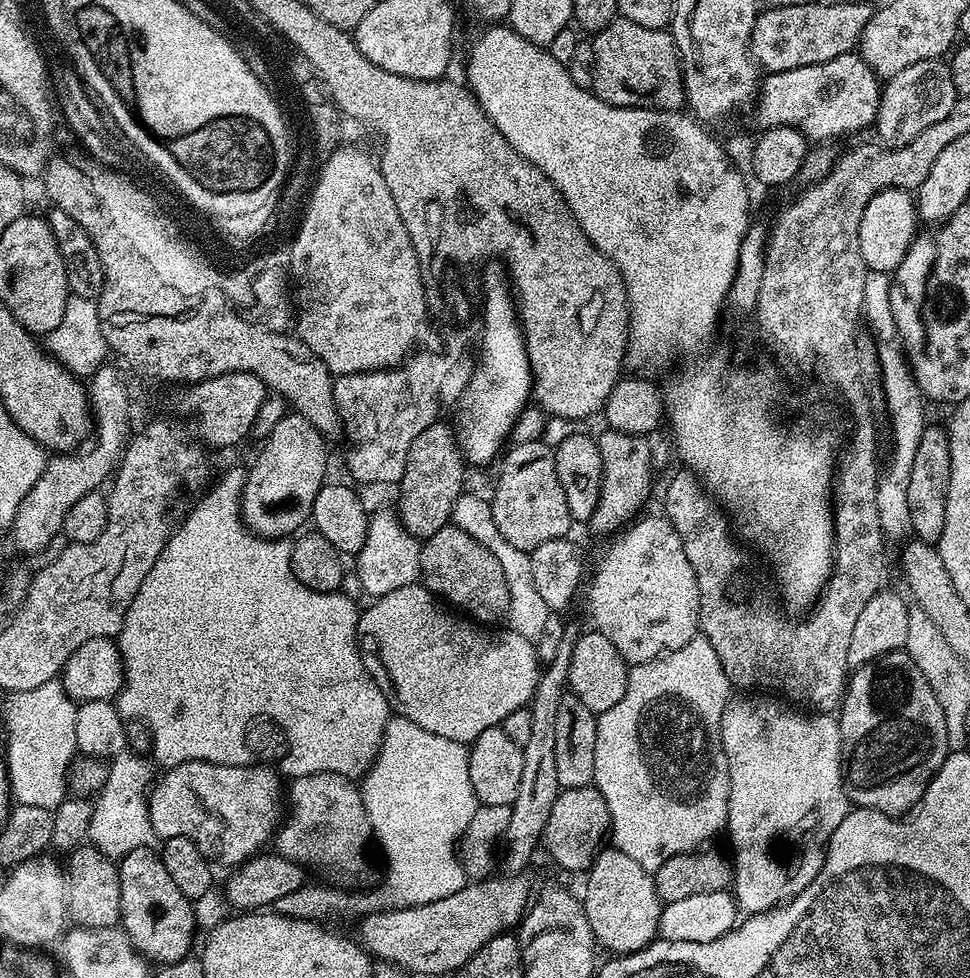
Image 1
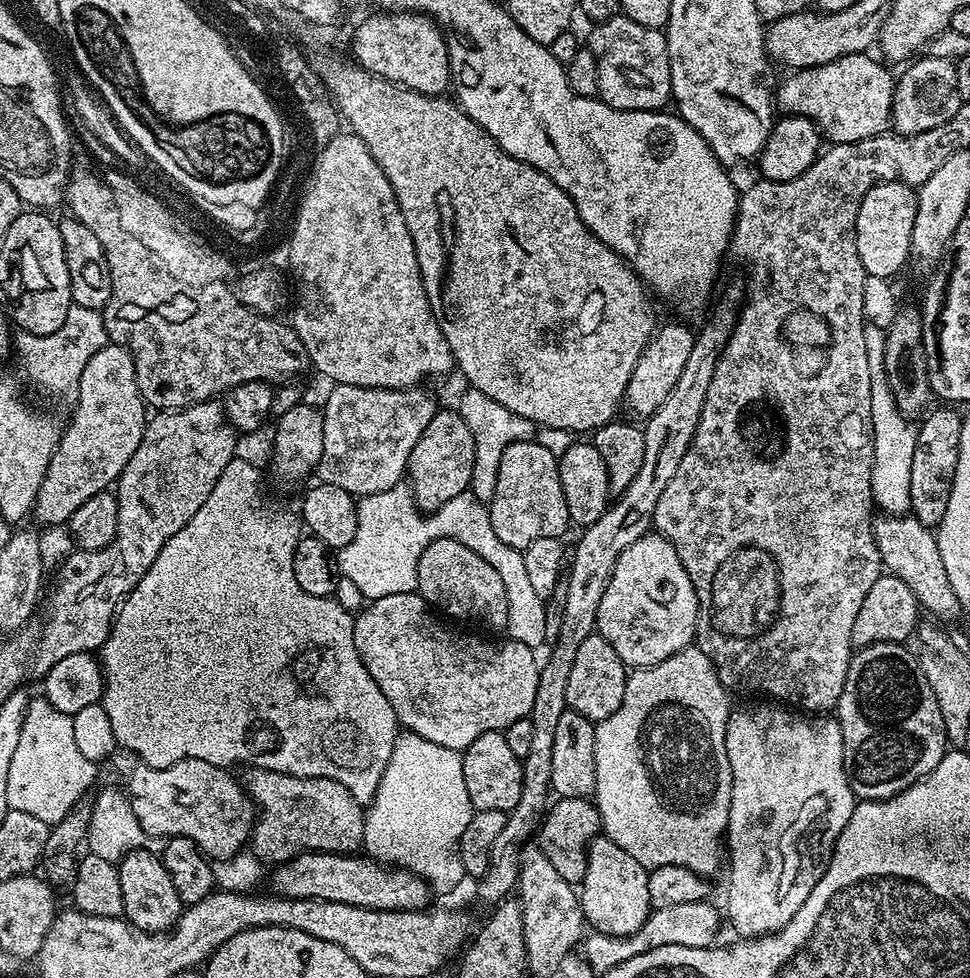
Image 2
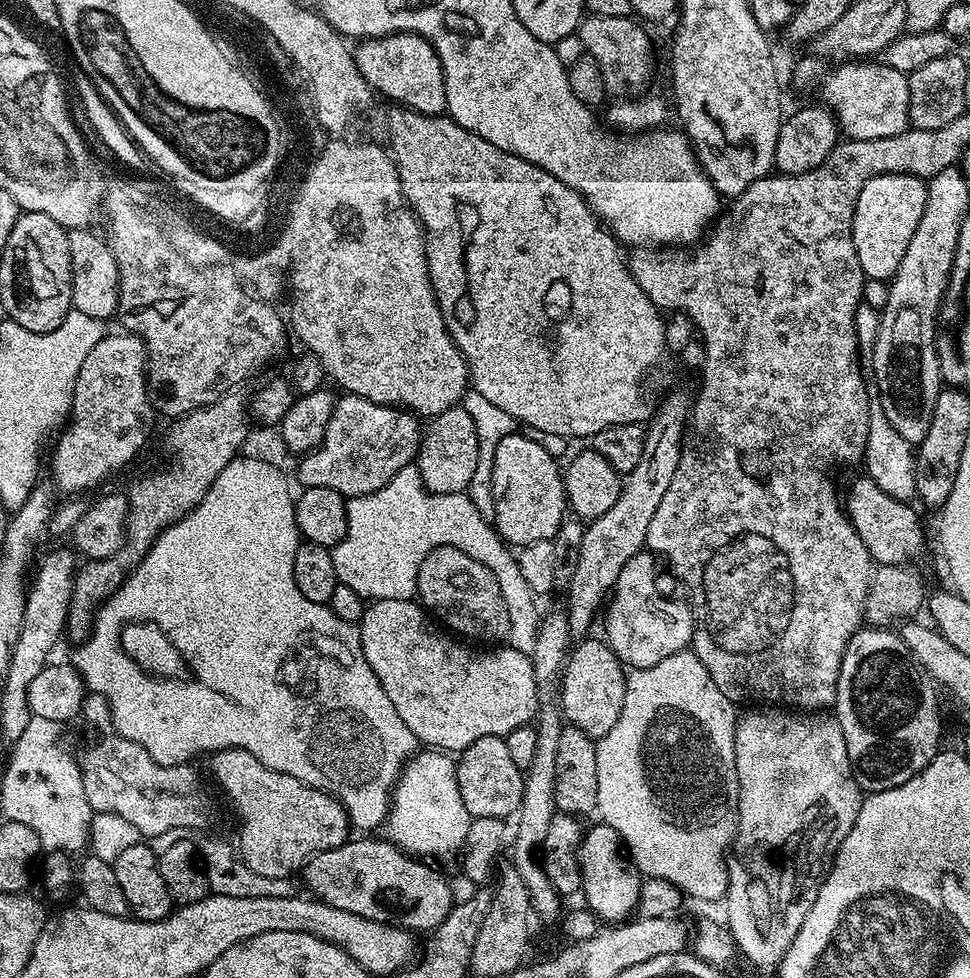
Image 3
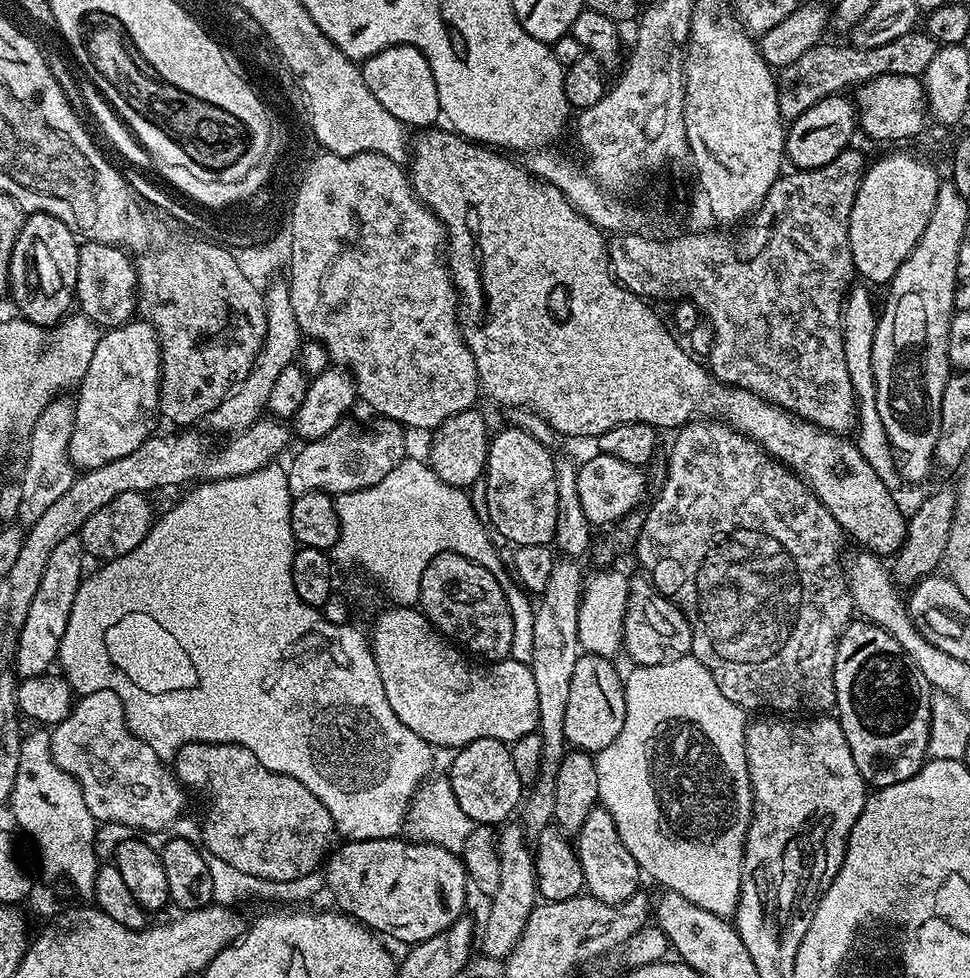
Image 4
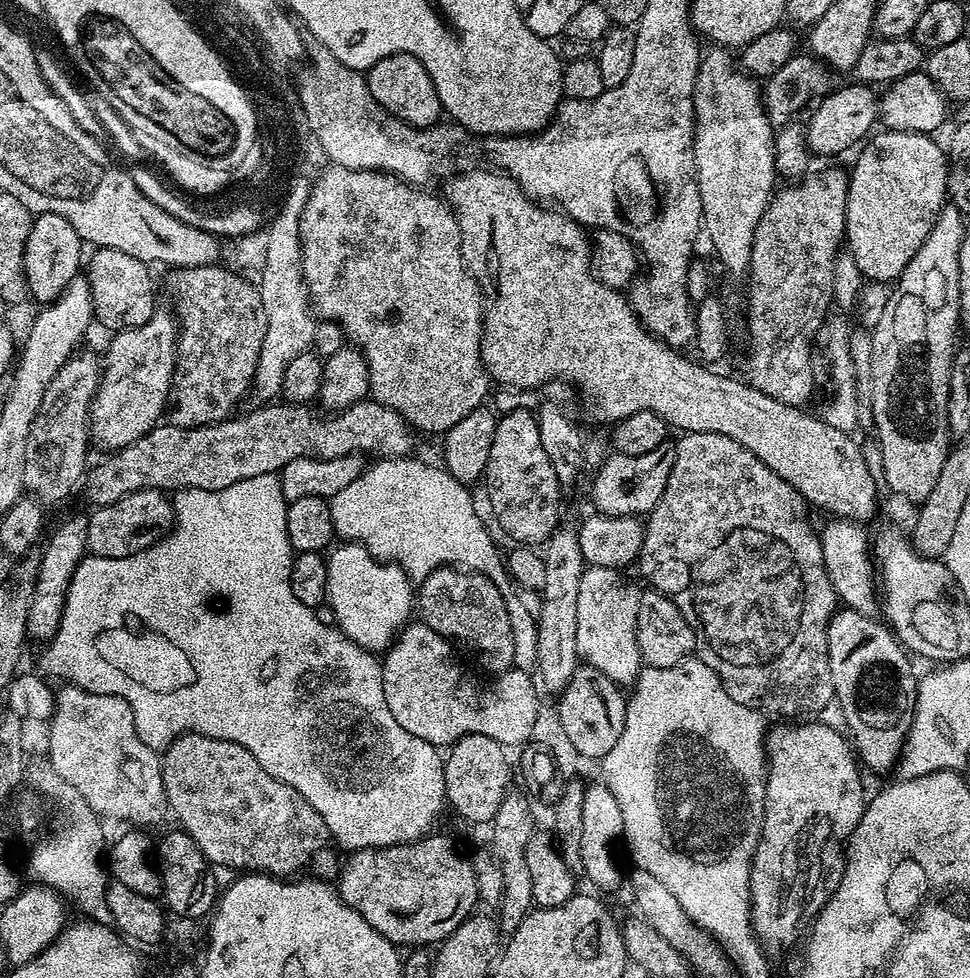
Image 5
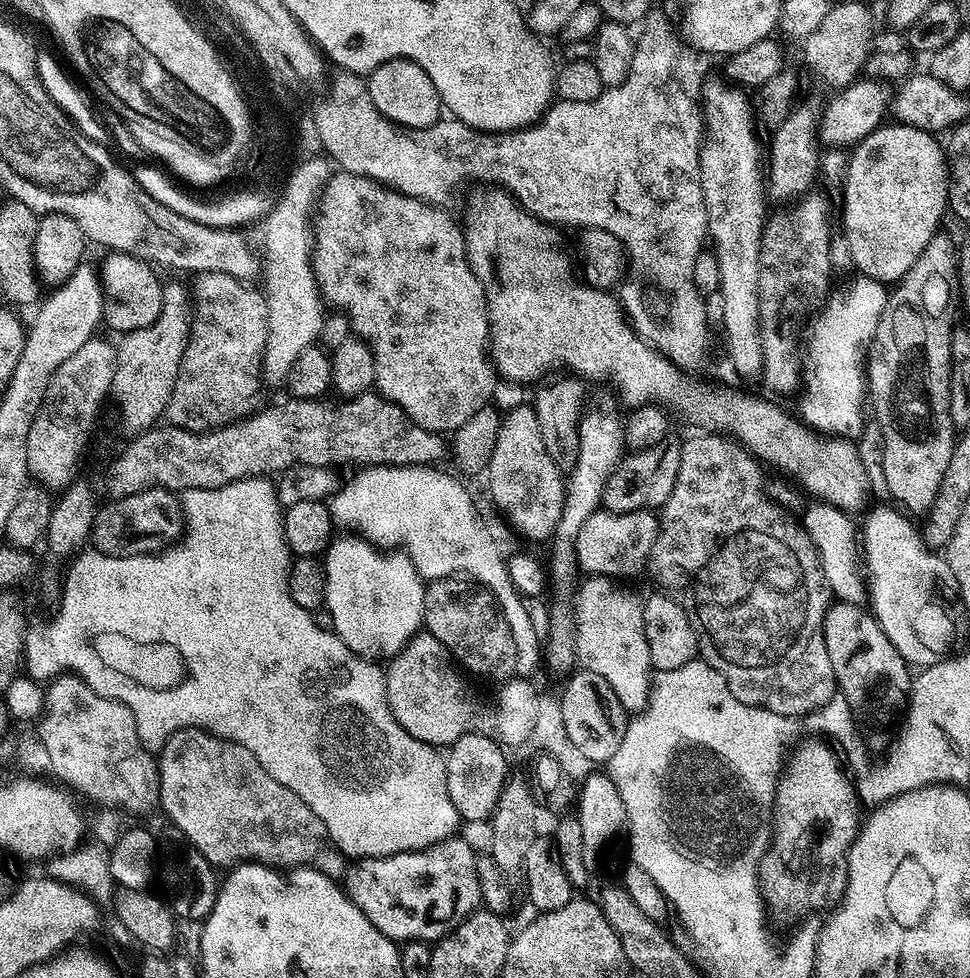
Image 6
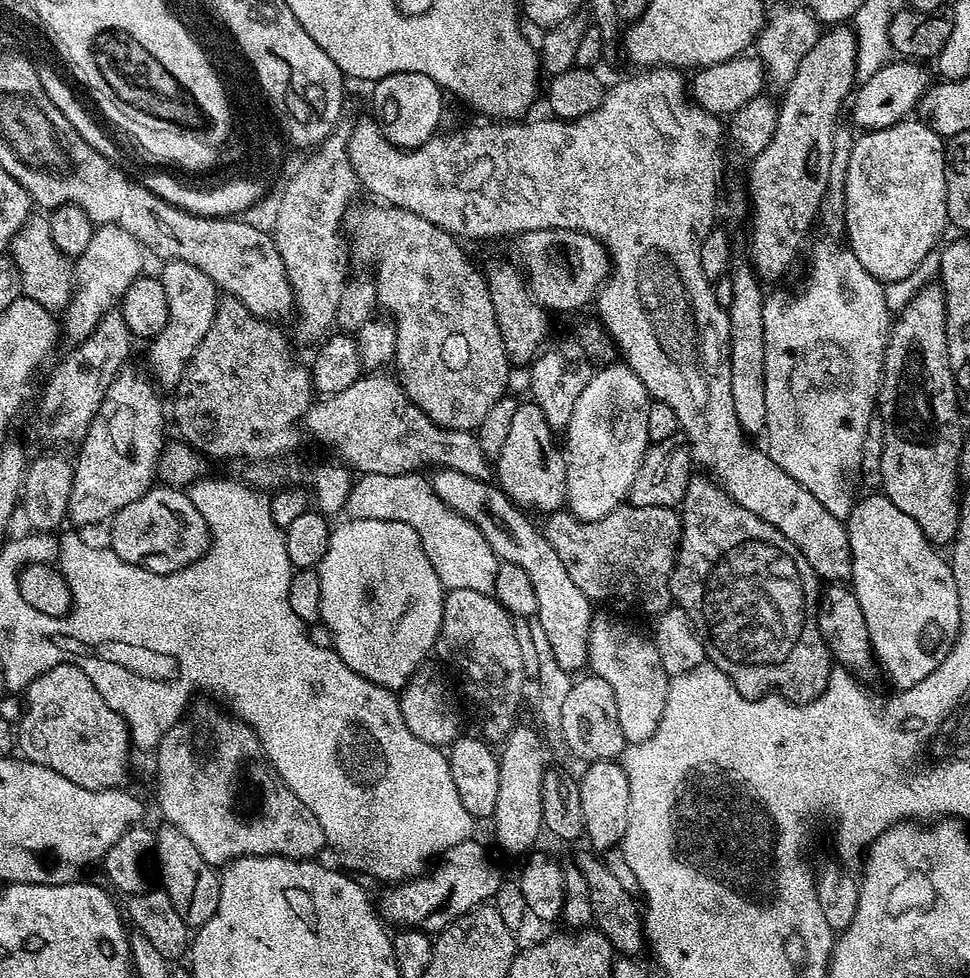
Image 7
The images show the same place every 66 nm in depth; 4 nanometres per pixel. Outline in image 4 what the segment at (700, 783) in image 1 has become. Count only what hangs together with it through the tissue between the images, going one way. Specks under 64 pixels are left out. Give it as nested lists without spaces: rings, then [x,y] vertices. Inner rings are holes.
[[[689,654],[678,658],[677,660],[667,660],[665,664],[659,664],[658,666],[636,666],[631,669],[633,672],[627,673],[624,680],[624,697],[626,698],[626,722],[622,722],[622,734],[618,734],[618,738],[614,738],[614,742],[610,742],[610,746],[606,746],[602,751],[595,753],[594,759],[596,761],[596,769],[598,770],[598,794],[600,795],[599,803],[607,809],[608,813],[614,818],[614,822],[618,826],[618,834],[622,838],[622,842],[626,846],[626,850],[630,850],[630,854],[634,858],[634,862],[638,862],[641,873],[645,877],[653,876],[661,885],[661,889],[677,892],[682,894],[682,898],[686,898],[690,902],[694,902],[694,906],[702,906],[706,910],[710,910],[710,914],[718,914],[725,918],[735,917],[736,907],[740,901],[740,863],[744,857],[744,843],[746,842],[746,834],[748,833],[748,827],[752,821],[752,783],[750,782],[750,770],[748,769],[748,763],[746,762],[746,712],[744,709],[739,708],[734,702],[730,702],[718,690],[718,685],[714,682],[714,678],[711,677],[710,670],[706,670],[706,666],[702,666],[702,662],[698,662],[695,656]]]

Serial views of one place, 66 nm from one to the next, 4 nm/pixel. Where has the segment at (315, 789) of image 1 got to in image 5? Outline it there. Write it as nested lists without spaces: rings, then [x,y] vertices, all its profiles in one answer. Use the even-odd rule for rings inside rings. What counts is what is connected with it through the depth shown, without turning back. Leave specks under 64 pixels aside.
[[[188,732],[163,749],[160,769],[170,812],[180,819],[179,827],[198,842],[198,850],[202,850],[209,865],[221,864],[248,874],[288,878],[299,873],[296,872],[299,868],[307,864],[309,867],[315,852],[329,843],[328,827],[322,822],[322,814],[318,814],[298,790],[266,774],[266,770],[258,766],[258,758],[234,742]]]

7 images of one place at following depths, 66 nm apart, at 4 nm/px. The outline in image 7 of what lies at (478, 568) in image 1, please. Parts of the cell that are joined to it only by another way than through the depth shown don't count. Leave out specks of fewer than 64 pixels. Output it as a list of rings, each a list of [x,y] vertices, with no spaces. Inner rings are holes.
[[[449,588],[444,593],[442,624],[434,652],[456,671],[465,698],[476,707],[476,712],[480,715],[479,731],[483,739],[489,742],[503,741],[518,720],[516,710],[520,706],[520,687],[526,683],[526,677],[522,666],[522,654],[518,651],[518,638],[514,638],[515,624],[512,613],[500,605],[495,595],[457,588]]]

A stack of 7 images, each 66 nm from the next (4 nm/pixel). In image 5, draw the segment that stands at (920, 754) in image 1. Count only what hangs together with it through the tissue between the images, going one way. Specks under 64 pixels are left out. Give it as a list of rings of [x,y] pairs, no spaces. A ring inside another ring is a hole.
[[[846,607],[832,613],[832,620],[828,623],[828,669],[830,678],[834,678],[835,703],[840,704],[840,712],[848,723],[846,732],[859,763],[872,772],[888,772],[891,768],[893,771],[904,745],[908,743],[908,731],[912,729],[916,709],[918,683],[917,673],[912,673],[911,662],[904,645],[896,639],[892,629],[879,619],[858,614]]]

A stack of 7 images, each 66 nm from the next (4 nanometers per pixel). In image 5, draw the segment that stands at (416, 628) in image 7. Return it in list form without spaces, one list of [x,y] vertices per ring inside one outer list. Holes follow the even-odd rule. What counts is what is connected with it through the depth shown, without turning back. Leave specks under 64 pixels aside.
[[[344,542],[341,548],[333,547],[328,562],[327,607],[332,607],[336,615],[335,627],[355,642],[359,648],[365,648],[369,654],[383,654],[392,646],[393,640],[400,635],[400,629],[414,616],[414,584],[399,564],[385,562],[371,556],[358,542]]]

